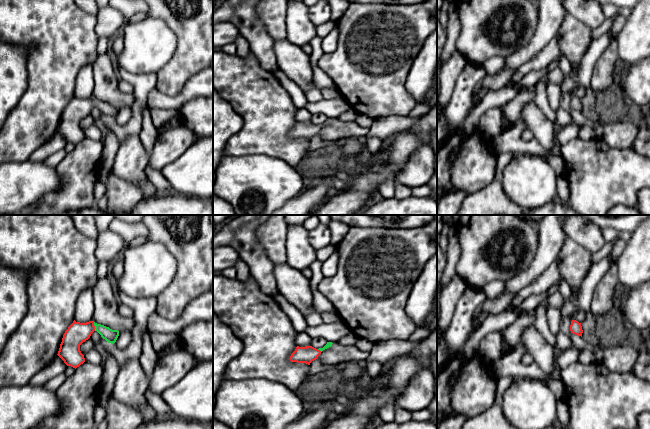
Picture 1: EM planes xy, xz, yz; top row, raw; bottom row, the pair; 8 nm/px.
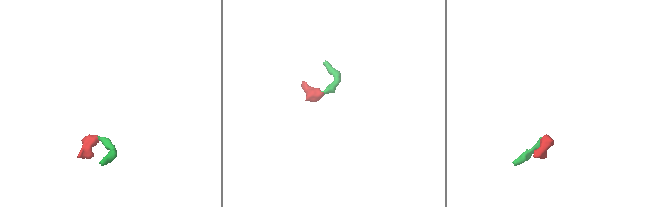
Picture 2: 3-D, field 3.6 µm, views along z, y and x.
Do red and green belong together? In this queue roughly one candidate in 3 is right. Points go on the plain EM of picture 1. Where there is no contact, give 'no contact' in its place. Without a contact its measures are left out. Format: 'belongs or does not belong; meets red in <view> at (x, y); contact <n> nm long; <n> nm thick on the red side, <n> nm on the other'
belongs; meets red in xy at (94, 102); contact 70 nm long; 170 nm thick on the red side, 100 nm on the other

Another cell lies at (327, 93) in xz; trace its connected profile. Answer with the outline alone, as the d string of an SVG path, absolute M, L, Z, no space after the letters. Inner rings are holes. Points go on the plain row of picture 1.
M329 88L322 89L321 93L323 99L325 100L333 99L340 95L336 89L329 89Z

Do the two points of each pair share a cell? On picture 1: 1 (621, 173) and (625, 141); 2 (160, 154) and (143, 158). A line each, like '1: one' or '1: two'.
1: two
2: two

